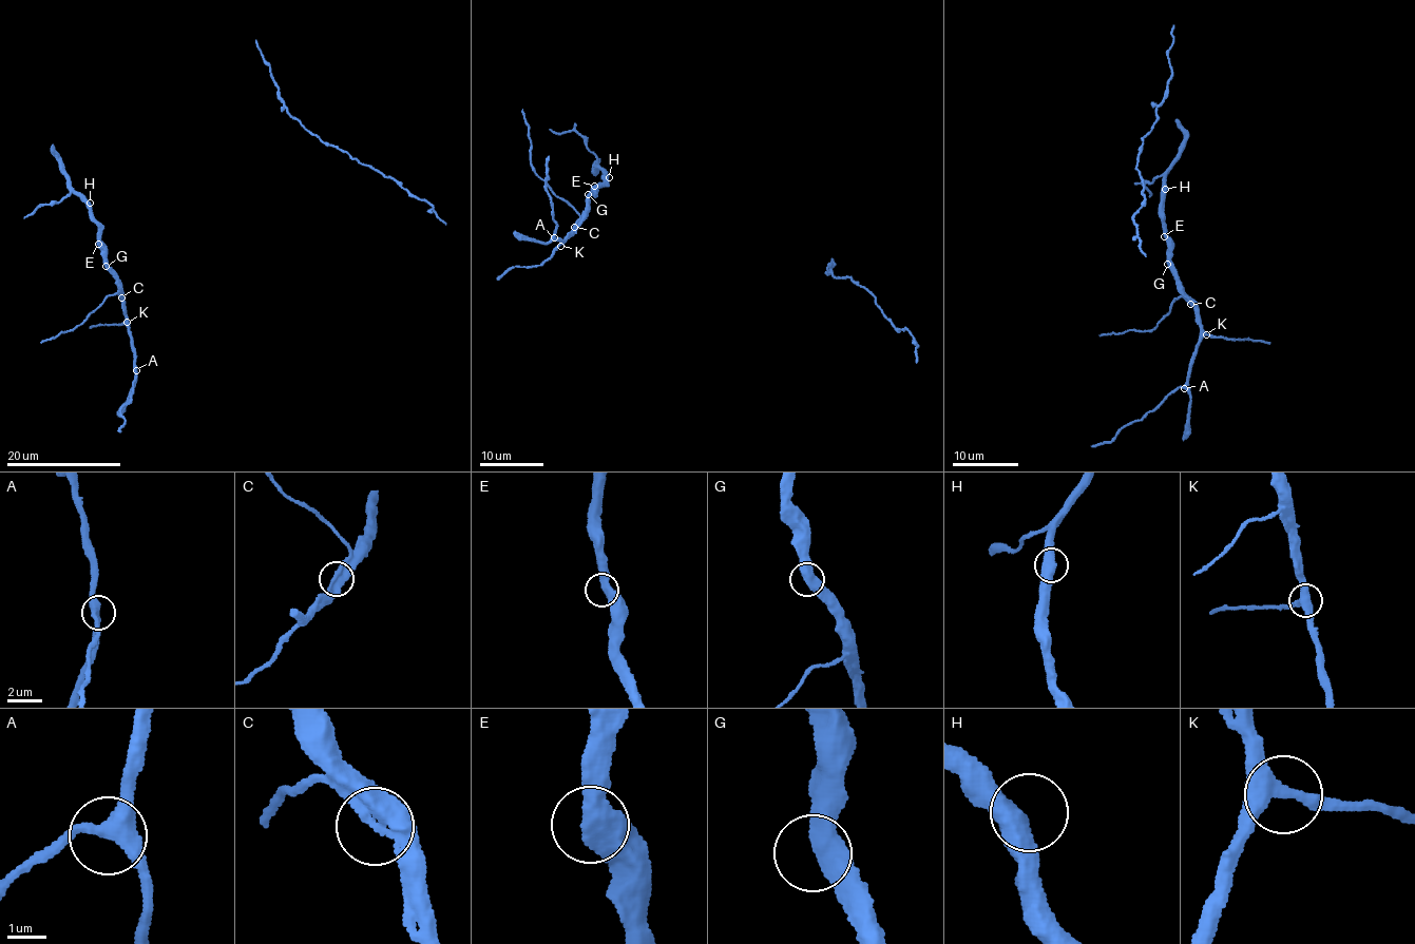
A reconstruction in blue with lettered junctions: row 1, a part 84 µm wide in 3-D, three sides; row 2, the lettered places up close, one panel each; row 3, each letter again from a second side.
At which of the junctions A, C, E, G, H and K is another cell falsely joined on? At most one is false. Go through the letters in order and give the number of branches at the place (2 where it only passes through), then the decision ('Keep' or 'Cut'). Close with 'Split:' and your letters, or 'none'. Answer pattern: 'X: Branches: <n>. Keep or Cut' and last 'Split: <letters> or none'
A: Branches: 3. Keep
C: Branches: 2. Keep
E: Branches: 2. Keep
G: Branches: 2. Keep
H: Branches: 2. Keep
K: Branches: 3. Keep
Split: none

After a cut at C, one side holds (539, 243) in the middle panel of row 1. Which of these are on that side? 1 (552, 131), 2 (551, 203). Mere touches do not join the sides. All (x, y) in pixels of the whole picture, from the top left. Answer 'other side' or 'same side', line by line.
1: same side
2: same side

